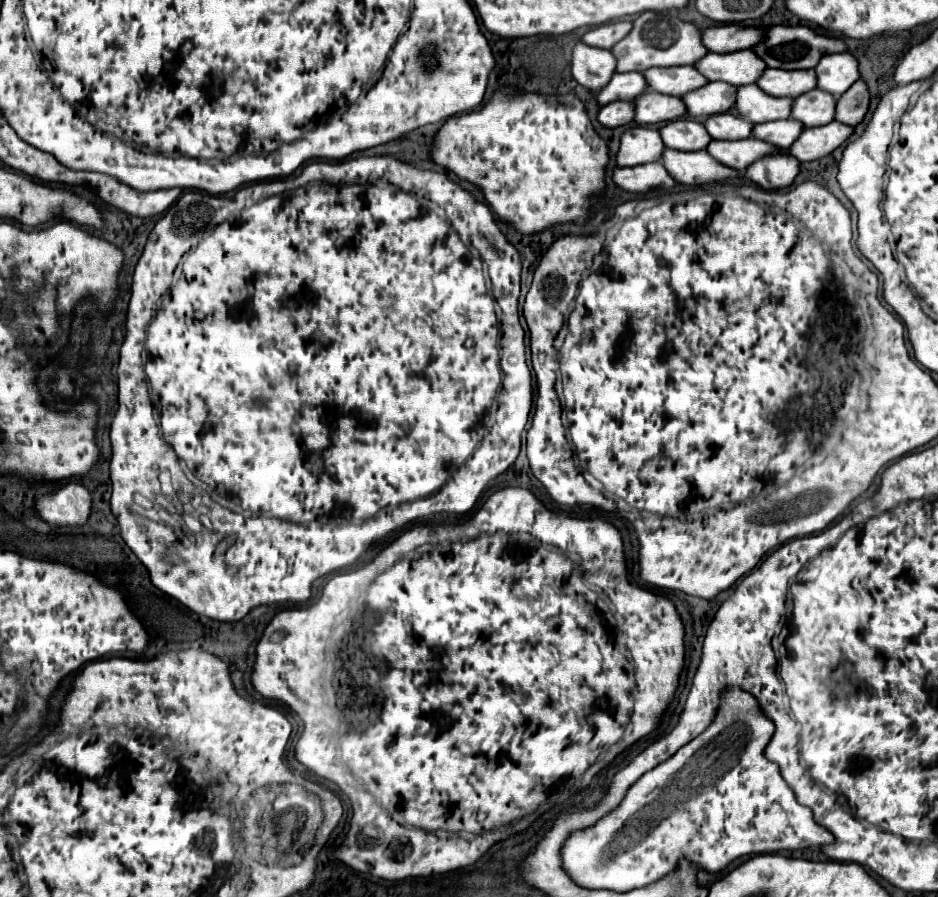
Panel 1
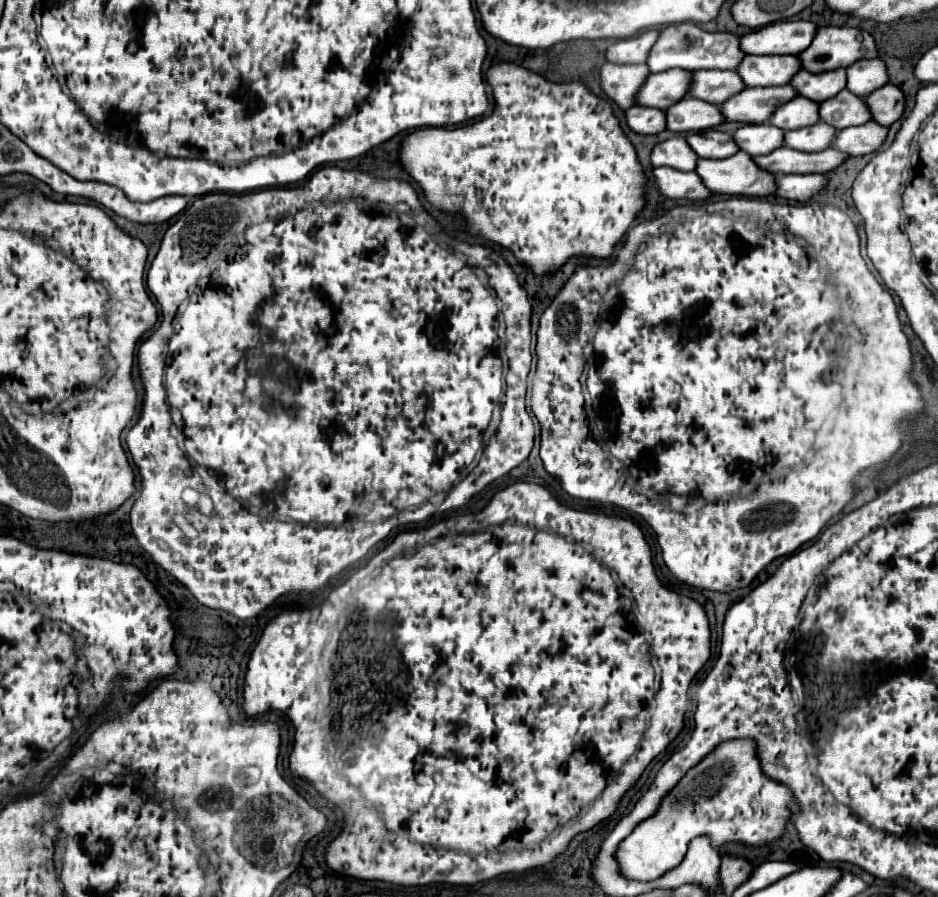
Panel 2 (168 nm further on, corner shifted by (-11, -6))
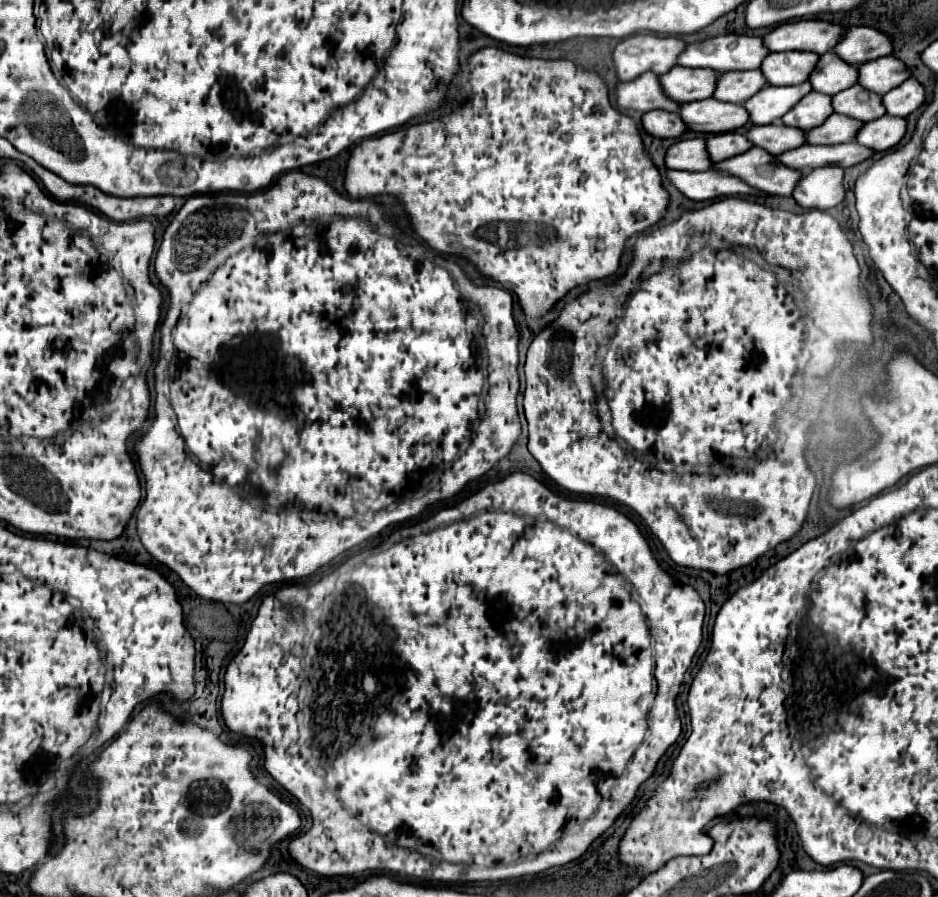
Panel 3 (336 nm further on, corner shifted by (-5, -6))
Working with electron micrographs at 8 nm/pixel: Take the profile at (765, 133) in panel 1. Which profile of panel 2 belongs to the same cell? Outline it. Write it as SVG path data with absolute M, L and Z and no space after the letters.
M817 122L807 128L785 132L785 144L801 152L819 152L831 146L835 134L837 130L833 126L823 126L823 122Z

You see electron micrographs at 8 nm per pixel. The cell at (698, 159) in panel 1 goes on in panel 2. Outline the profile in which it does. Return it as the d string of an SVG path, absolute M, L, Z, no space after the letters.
M737 152L725 160L703 160L699 158L695 170L705 186L715 194L729 196L769 196L775 194L775 174L767 174L767 170L759 170L751 156L745 152Z

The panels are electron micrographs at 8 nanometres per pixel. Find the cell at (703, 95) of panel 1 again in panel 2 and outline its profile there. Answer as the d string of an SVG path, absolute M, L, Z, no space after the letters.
M771 86L771 88L745 88L743 92L721 104L721 112L729 122L749 122L763 124L775 112L775 106L789 102L795 94L791 86Z

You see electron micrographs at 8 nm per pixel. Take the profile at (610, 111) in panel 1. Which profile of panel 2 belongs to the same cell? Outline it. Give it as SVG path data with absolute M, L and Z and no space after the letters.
M633 106L627 110L627 124L637 134L659 134L667 128L667 114L659 108Z

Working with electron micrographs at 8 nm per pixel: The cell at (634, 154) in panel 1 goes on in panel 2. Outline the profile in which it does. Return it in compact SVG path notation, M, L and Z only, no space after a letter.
M671 138L653 148L651 162L653 166L669 166L683 172L695 170L695 162L699 156L691 152L691 146L687 146L685 138Z

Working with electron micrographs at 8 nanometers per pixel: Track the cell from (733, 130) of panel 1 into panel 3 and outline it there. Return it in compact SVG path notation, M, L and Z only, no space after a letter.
M773 122L767 126L753 126L747 132L747 138L753 146L763 148L771 156L783 154L785 150L803 146L801 138L805 138L803 130L793 130L781 122Z

